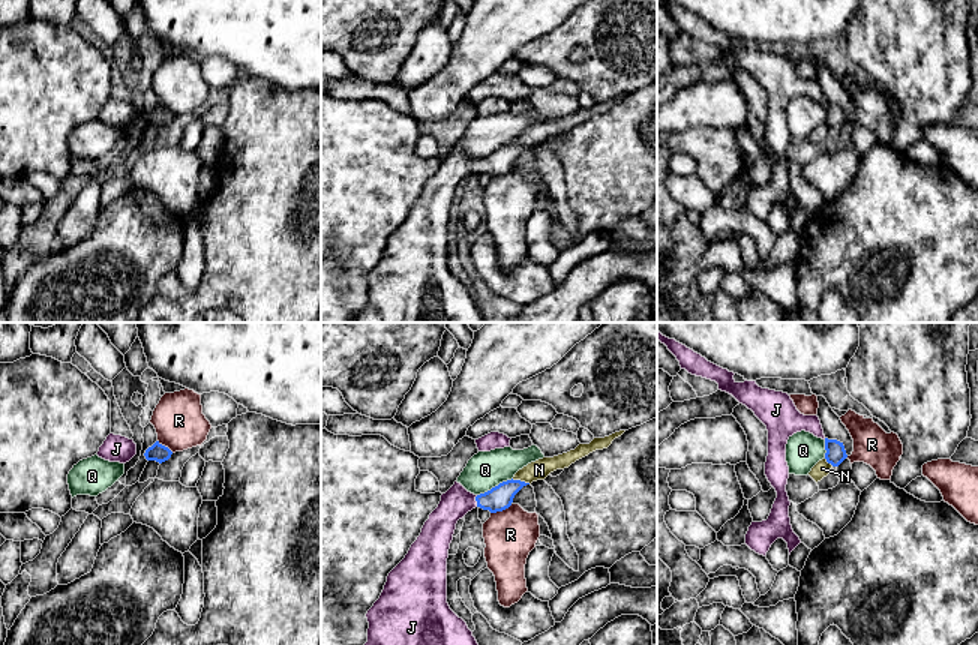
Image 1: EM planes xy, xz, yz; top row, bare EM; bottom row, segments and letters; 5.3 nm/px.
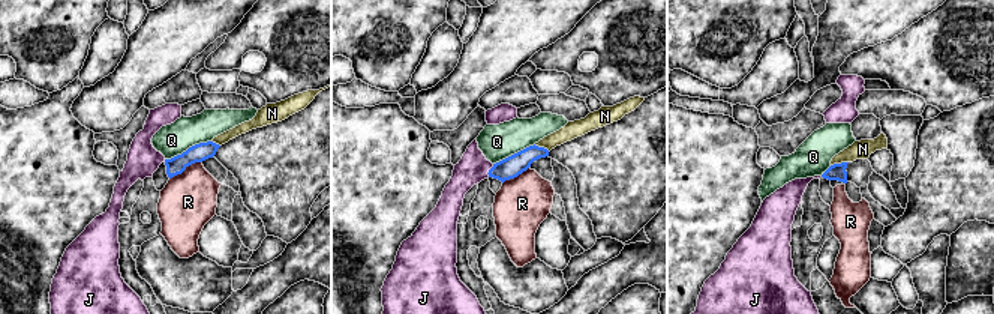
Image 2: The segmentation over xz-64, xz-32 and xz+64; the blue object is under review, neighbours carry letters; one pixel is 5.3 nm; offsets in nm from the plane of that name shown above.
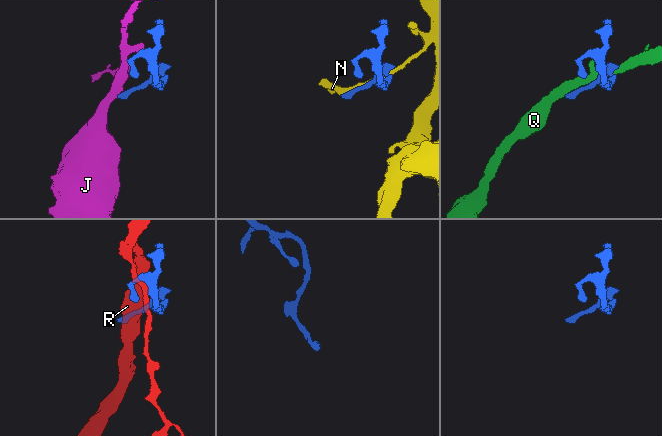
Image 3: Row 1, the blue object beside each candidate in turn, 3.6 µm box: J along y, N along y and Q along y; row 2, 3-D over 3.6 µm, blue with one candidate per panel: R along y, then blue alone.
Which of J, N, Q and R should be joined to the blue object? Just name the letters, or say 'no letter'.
J

